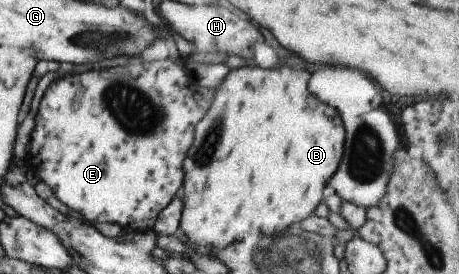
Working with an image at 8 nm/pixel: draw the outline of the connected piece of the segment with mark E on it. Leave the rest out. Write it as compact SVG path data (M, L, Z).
M175 55L168 60L158 62L138 62L138 64L124 64L124 66L112 66L106 70L90 70L84 74L66 75L52 81L44 92L37 115L35 118L34 130L32 130L32 146L26 154L26 162L31 167L36 178L45 182L56 194L63 206L76 210L82 214L88 224L112 223L118 224L126 232L147 232L152 231L156 219L161 210L164 210L172 198L176 197L182 190L184 159L194 140L194 128L204 118L206 111L202 110L194 96L198 86L195 84L194 76L189 69L176 64Z

